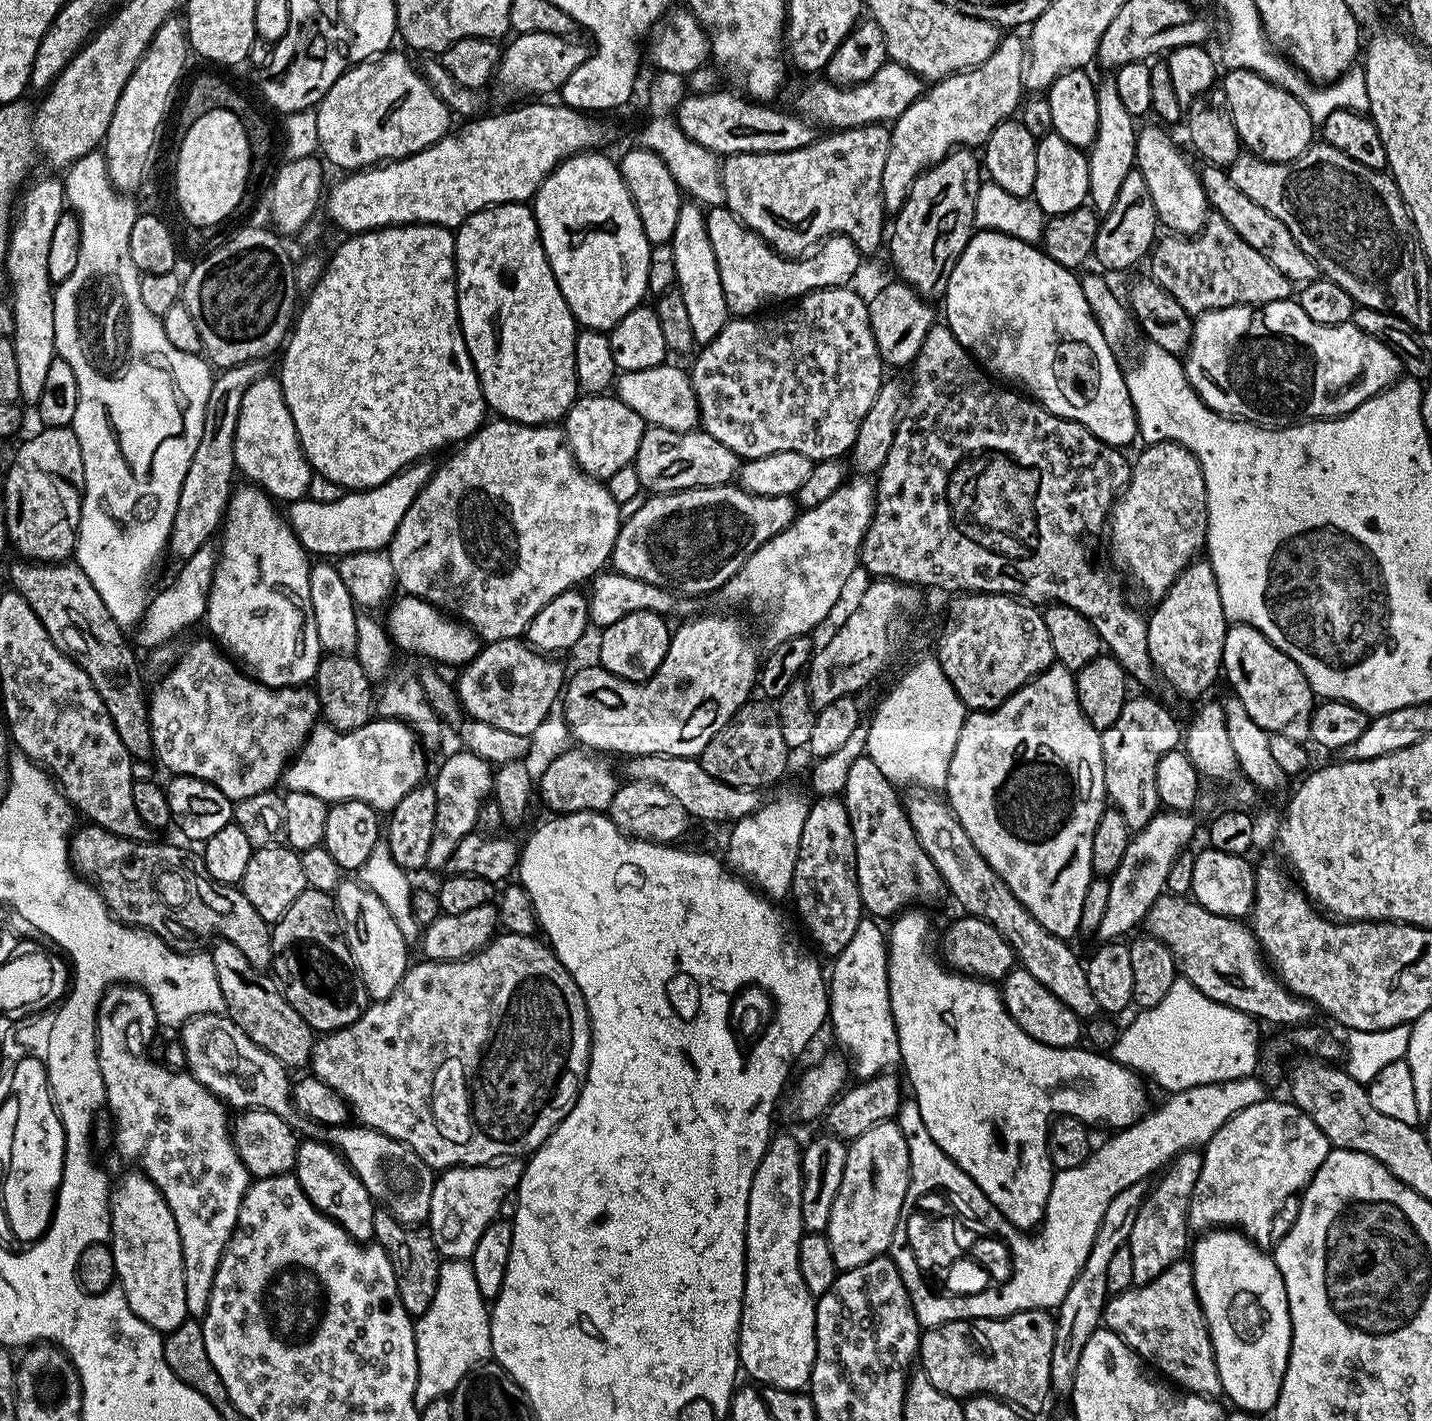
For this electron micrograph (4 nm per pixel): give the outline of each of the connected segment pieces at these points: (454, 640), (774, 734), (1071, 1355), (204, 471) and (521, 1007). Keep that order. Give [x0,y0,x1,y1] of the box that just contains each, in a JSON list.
[[386,594,482,666],[698,699,790,790],[1050,1183,1150,1397],[168,360,265,560],[310,932,592,1170]]

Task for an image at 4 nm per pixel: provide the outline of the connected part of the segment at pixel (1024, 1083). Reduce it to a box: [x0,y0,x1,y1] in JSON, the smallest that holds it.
[887,910,1150,1230]

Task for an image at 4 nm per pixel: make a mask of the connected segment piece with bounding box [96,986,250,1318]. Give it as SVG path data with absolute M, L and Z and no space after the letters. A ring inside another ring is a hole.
M113 986L104 993L104 997L100 1000L100 1011L96 1017L96 1060L100 1063L100 1077L104 1083L104 1098L106 1101L107 1111L110 1113L110 1119L114 1125L114 1148L120 1151L128 1160L133 1160L135 1167L144 1175L150 1178L150 1182L154 1182L154 1186L158 1186L158 1190L166 1198L166 1202L170 1206L170 1210L174 1214L174 1222L178 1226L178 1234L182 1242L182 1254L184 1255L184 1284L188 1287L188 1315L192 1318L203 1317L208 1310L210 1302L210 1294L214 1286L214 1274L218 1270L218 1266L224 1257L226 1246L230 1242L230 1238L236 1229L238 1222L238 1210L242 1206L244 1196L248 1192L250 1177L246 1166L242 1162L242 1158L238 1154L238 1150L232 1141L230 1131L230 1115L229 1109L224 1101L219 1100L217 1096L210 1090L206 1090L206 1086L202 1086L202 1082L198 1082L192 1073L187 1070L173 1070L163 1063L152 1059L150 1055L150 1045L154 1033L157 1031L158 1025L156 1015L152 1009L150 998L143 990L135 986Z

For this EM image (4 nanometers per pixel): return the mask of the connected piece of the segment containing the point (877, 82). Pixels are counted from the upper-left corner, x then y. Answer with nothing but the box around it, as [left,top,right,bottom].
[791,63,926,130]

